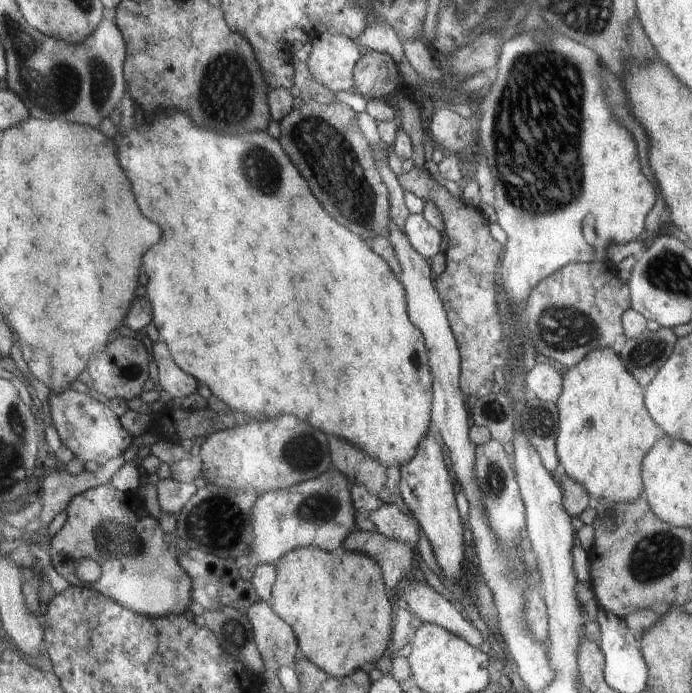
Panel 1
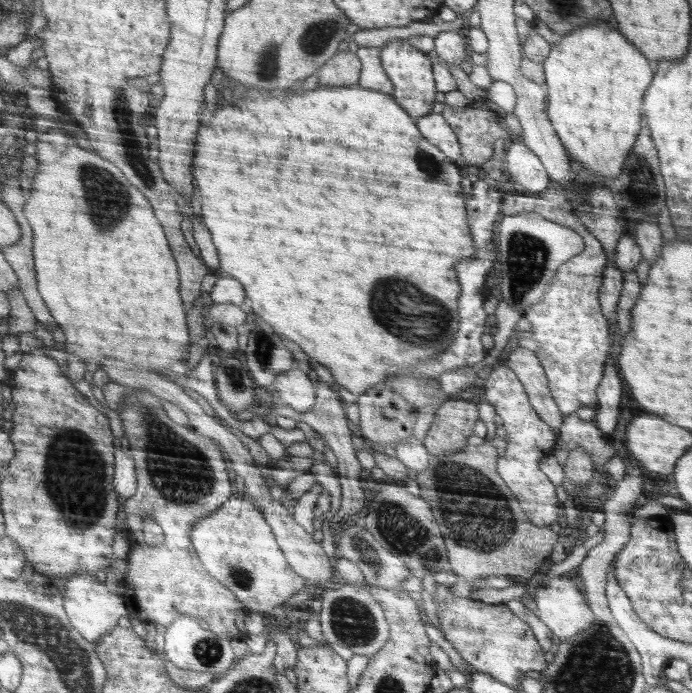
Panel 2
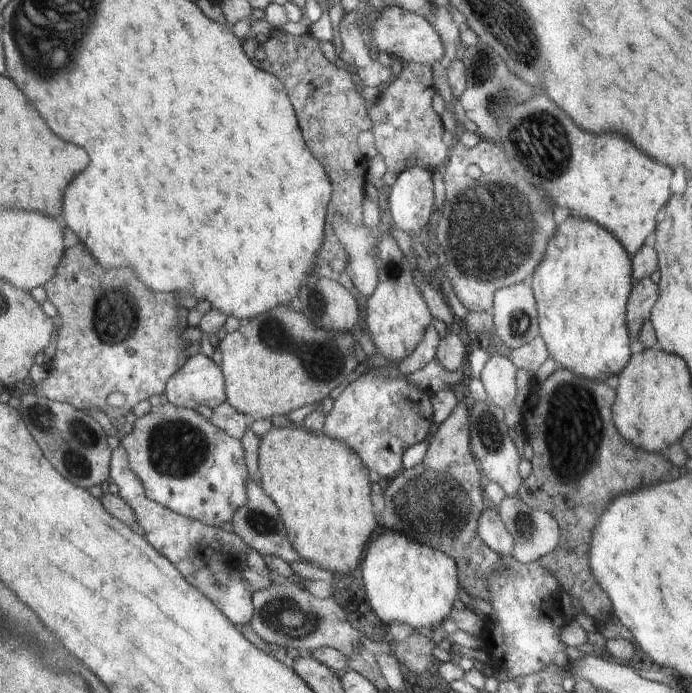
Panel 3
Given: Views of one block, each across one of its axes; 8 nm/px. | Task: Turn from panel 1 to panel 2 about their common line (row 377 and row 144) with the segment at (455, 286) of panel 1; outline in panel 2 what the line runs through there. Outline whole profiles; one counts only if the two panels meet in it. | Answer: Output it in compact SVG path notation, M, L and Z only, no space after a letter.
M488 98L474 101L464 111L444 105L441 115L456 133L461 155L472 170L488 162L492 146L498 138L508 140L508 132L500 126L500 118L486 105Z

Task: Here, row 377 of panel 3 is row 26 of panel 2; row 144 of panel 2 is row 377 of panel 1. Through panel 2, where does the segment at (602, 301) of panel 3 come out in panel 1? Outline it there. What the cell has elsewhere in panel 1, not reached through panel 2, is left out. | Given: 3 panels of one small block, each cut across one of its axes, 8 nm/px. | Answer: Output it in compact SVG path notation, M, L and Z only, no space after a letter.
M610 348L590 352L582 364L564 374L558 412L562 428L558 429L557 451L562 472L596 498L613 503L638 500L642 492L640 464L658 440L658 426L646 412L642 388L626 364Z

